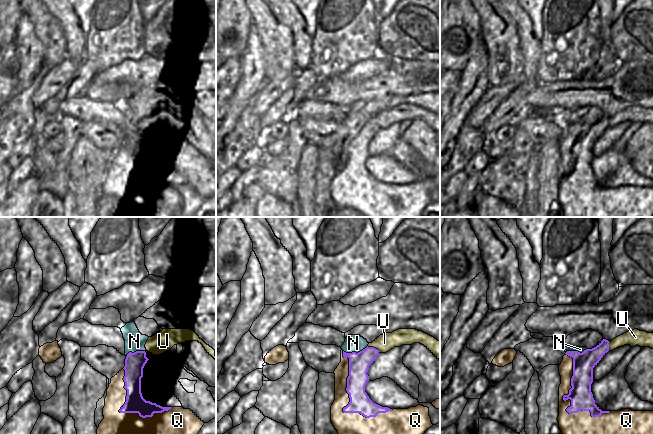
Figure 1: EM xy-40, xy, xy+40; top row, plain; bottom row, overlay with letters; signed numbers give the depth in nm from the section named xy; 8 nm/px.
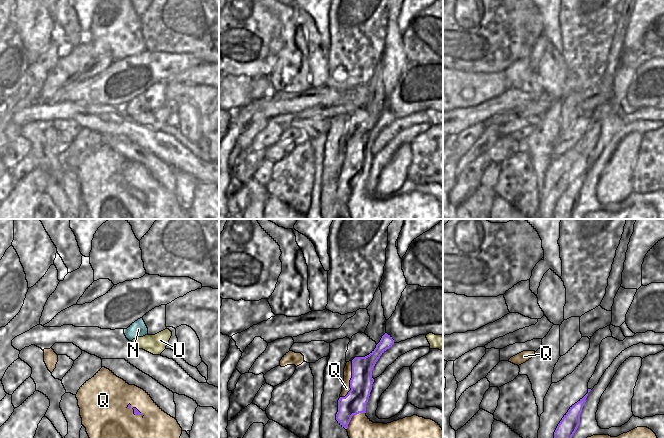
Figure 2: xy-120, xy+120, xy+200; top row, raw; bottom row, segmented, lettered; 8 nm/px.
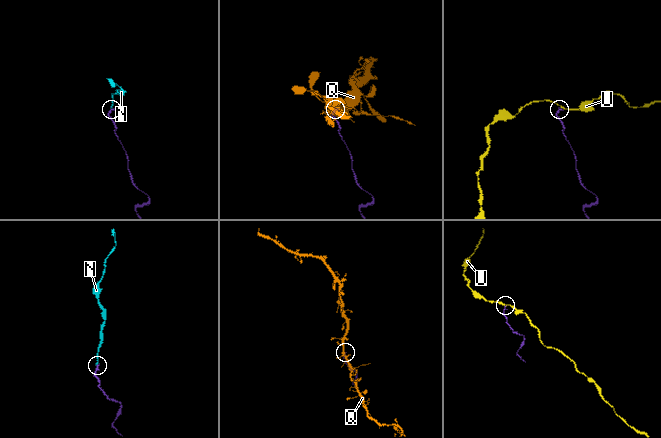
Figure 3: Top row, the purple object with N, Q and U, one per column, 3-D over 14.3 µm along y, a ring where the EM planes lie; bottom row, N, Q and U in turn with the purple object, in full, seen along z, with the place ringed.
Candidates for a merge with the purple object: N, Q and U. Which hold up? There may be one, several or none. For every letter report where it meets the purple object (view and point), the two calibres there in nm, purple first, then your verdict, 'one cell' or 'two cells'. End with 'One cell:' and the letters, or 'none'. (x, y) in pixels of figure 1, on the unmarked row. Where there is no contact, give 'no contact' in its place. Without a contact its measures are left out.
N: xy (355, 128) | 170/140 nm | one cell
Q: xy+40 (568, 174) | 180/240 nm | two cells
U: xy (373, 123) | 170/140 nm | two cells
One cell: N

